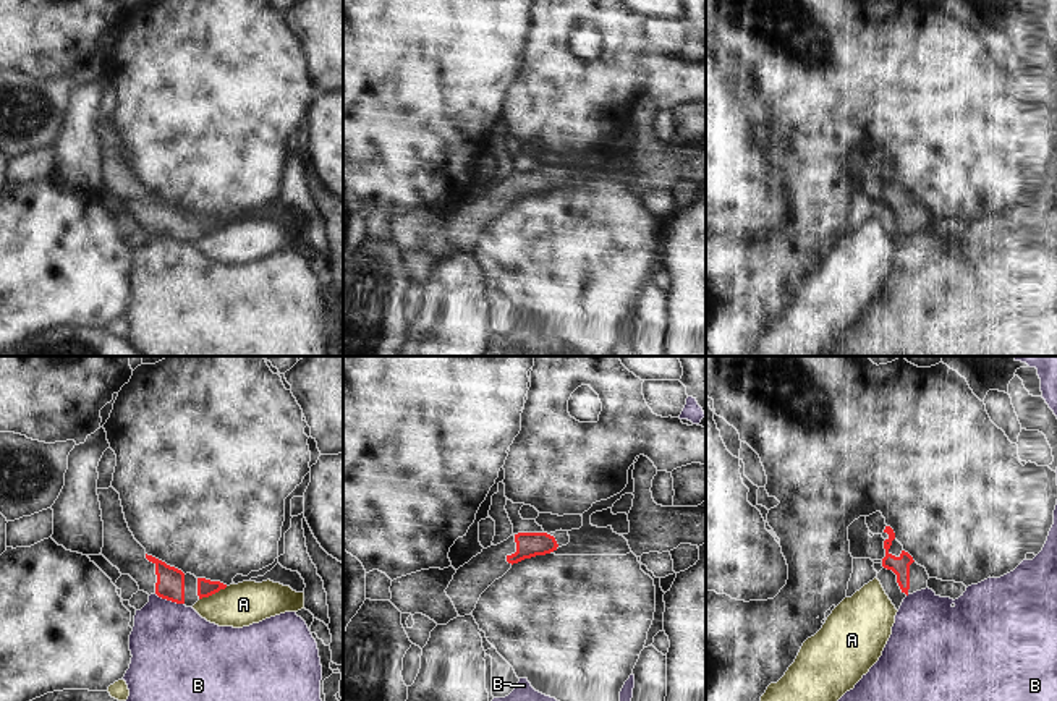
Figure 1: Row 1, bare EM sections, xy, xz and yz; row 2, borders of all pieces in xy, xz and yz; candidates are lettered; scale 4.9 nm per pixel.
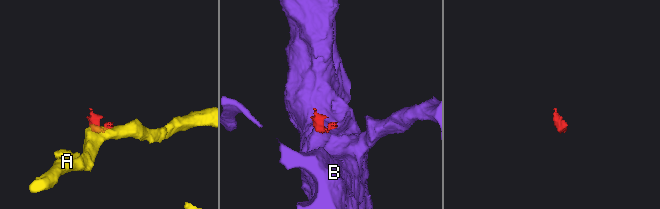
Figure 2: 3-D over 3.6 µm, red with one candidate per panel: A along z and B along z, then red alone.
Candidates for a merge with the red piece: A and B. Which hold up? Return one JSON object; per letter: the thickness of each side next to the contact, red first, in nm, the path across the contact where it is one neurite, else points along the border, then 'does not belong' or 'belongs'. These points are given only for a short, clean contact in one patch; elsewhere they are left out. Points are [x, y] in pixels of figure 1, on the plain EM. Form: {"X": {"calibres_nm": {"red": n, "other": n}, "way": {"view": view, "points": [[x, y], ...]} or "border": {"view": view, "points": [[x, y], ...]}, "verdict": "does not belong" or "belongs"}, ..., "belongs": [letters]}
{"A": {"calibres_nm": {"red": 90, "other": 220}, "border": {"view": "xy", "points": [[227, 224], [199, 237]]}, "verdict": "does not belong"}, "B": {"calibres_nm": {"red": 140, "other": 420}, "border": {"view": "xy", "points": [[156, 230], [183, 242]]}, "verdict": "does not belong"}, "belongs": []}

